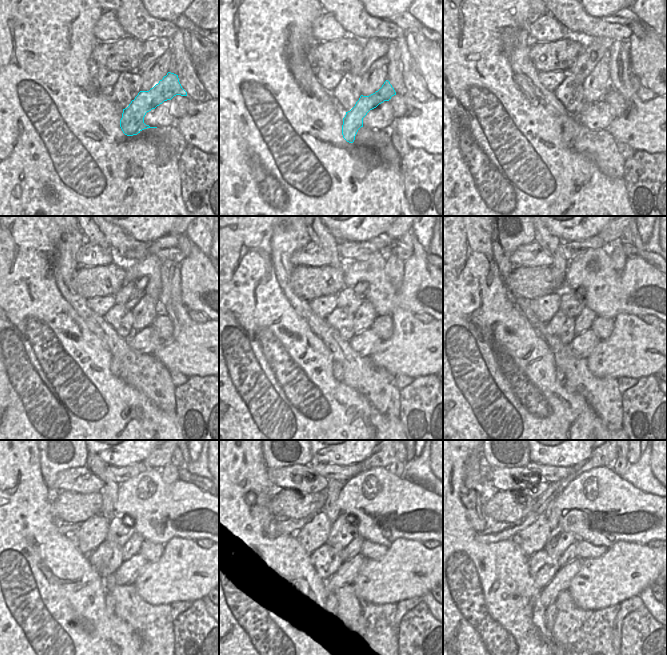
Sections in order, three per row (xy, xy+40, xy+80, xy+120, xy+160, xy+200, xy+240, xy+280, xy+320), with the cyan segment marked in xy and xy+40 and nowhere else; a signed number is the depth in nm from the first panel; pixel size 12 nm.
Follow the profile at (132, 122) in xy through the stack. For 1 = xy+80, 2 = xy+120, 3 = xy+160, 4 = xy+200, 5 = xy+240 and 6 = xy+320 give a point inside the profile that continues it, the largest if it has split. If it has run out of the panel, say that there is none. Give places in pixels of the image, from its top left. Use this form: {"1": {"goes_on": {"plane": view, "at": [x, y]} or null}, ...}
{"1": {"goes_on": {"plane": "xy+80", "at": [567, 136]}}, "2": {"goes_on": {"plane": "xy+120", "at": [115, 369]}}, "3": {"goes_on": {"plane": "xy+160", "at": [337, 369]}}, "4": {"goes_on": {"plane": "xy+200", "at": [560, 376]}}, "5": {"goes_on": {"plane": "xy+240", "at": [110, 601]}}, "6": {"goes_on": {"plane": "xy+320", "at": [550, 613]}}}

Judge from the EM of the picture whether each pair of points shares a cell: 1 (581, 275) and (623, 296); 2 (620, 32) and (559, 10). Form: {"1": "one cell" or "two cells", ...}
{"1": "one cell", "2": "one cell"}

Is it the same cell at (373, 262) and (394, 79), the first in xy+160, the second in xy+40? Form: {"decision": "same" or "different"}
{"decision": "different"}

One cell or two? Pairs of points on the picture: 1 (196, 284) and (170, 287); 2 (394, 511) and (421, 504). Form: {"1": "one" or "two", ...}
{"1": "two", "2": "one"}

